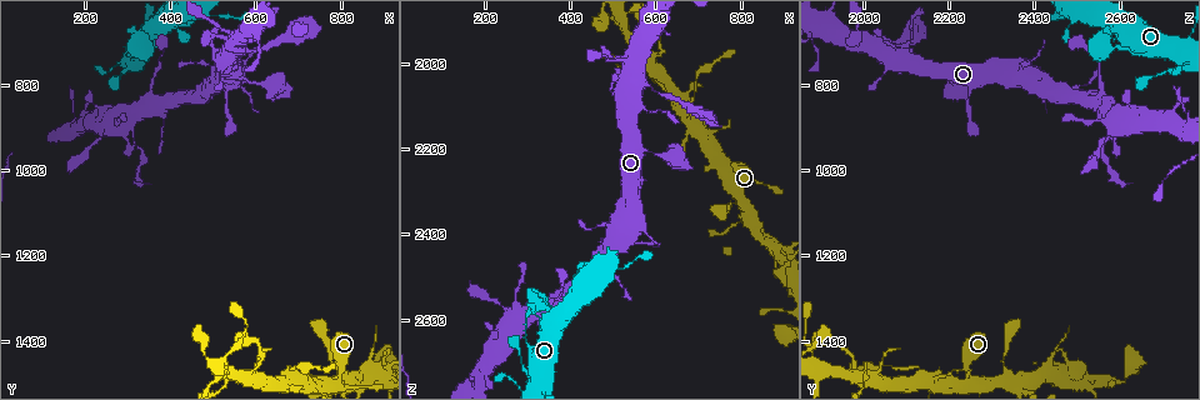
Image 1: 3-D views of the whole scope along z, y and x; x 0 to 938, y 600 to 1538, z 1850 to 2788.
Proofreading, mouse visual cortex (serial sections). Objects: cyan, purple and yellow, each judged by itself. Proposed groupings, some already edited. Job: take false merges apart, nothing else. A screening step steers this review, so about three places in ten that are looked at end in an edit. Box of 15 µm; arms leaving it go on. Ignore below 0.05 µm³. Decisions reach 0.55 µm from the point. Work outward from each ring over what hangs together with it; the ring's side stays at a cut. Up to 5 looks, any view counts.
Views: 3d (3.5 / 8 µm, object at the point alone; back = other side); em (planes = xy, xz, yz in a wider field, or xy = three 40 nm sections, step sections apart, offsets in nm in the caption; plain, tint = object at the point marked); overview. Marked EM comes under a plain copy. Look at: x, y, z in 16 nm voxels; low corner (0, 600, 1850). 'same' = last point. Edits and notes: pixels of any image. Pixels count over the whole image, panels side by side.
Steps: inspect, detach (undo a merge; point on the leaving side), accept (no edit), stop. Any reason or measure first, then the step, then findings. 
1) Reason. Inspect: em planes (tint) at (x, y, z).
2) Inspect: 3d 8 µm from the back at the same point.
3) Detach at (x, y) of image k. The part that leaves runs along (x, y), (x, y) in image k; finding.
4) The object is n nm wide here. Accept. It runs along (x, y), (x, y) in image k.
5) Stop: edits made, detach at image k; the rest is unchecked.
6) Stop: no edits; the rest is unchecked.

Sharp bend. Inspect: em xy step 5 (tint) at (680, 1465, 2130).

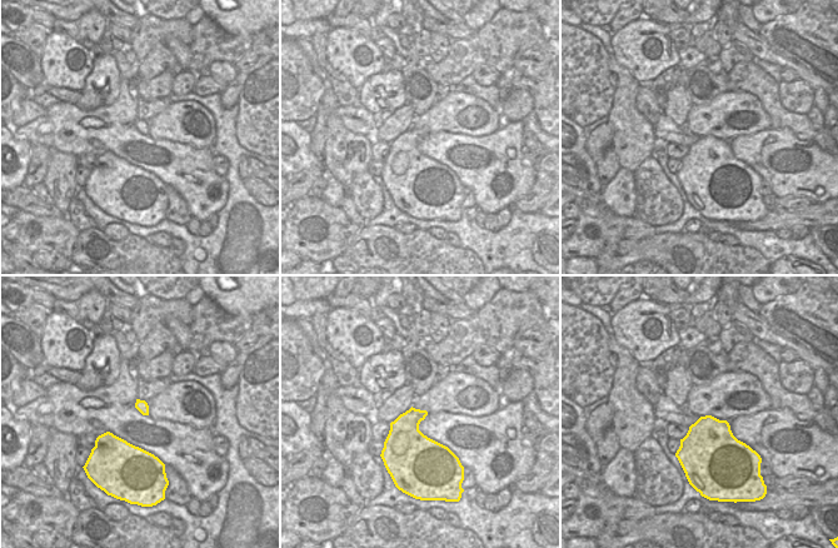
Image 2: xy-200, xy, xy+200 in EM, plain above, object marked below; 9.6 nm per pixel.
See where the arms go. Inspect: 3d 3.5 µm from the back at the same point.

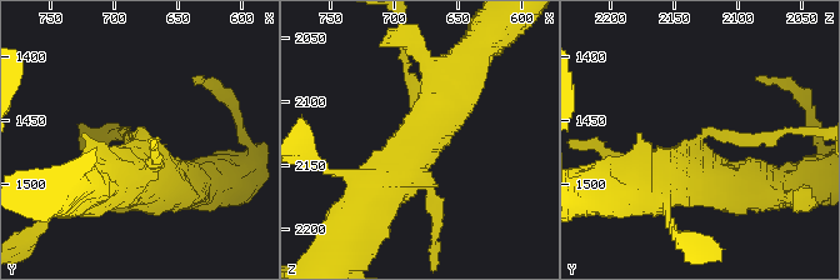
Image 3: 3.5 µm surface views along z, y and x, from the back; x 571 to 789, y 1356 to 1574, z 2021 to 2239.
Accept. It runs along (666, 183), (691, 183), (704, 133), (775, 136) in image 3; all the same cell.

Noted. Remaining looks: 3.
Thick turns thin. Inspect: 3d 8 µm at (520, 760, 2065).

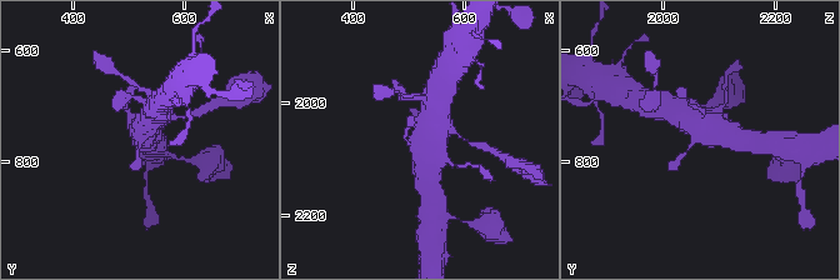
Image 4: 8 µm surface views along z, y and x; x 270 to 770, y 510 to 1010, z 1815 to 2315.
Inspect: 3d 3.5 µm at (525, 750, 2055).

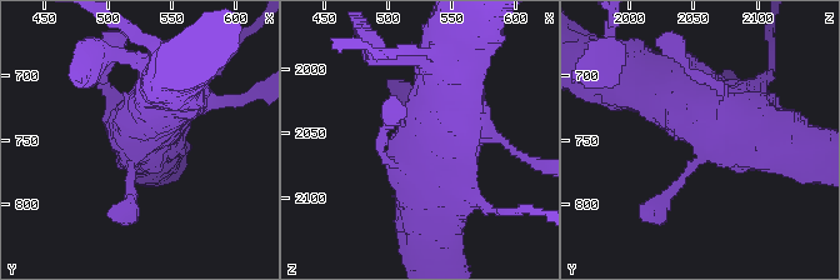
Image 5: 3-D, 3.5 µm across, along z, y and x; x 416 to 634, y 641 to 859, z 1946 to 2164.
Need the tissue. Inspect: em xy step 1 (tint) at (520, 754, 2058).

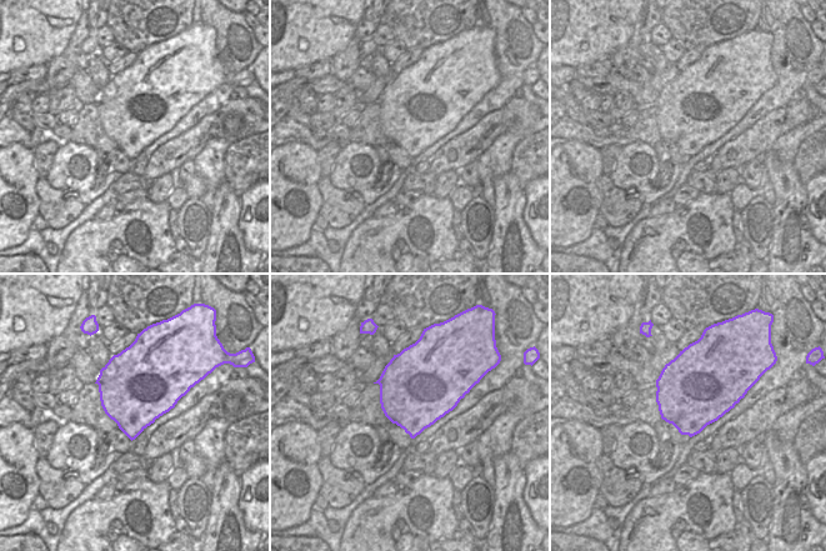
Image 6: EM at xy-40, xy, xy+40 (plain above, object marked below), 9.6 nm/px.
Accept. It runs along (759, 126), (720, 115), (653, 214) in image 5; all the same cell.

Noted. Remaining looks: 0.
Stop: no edits; the rest is unchecked.

